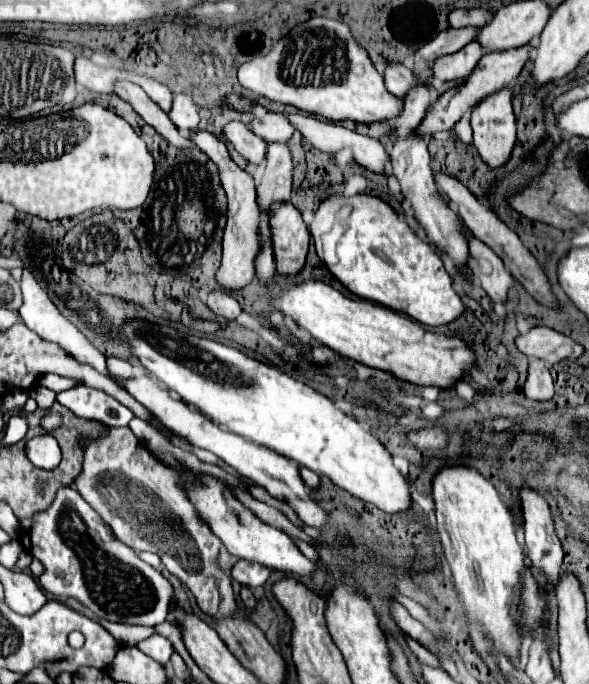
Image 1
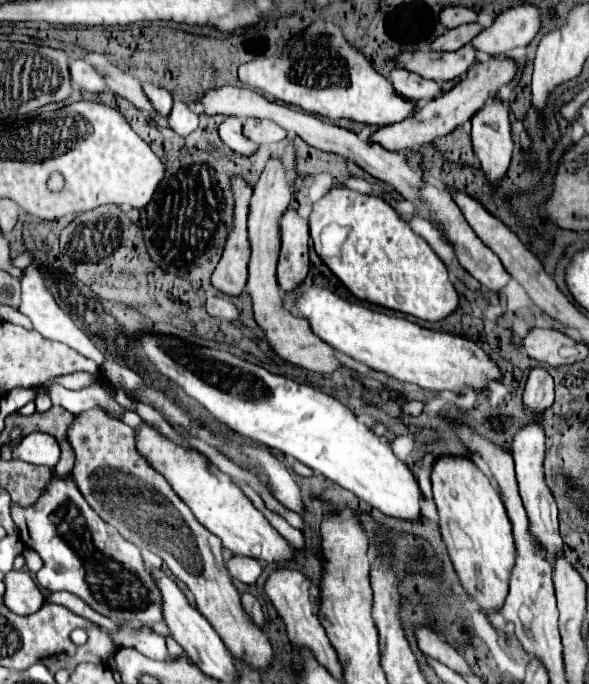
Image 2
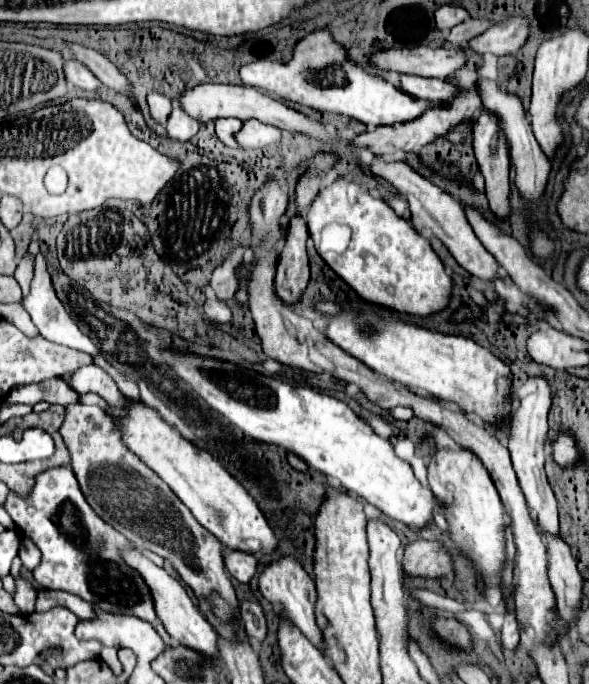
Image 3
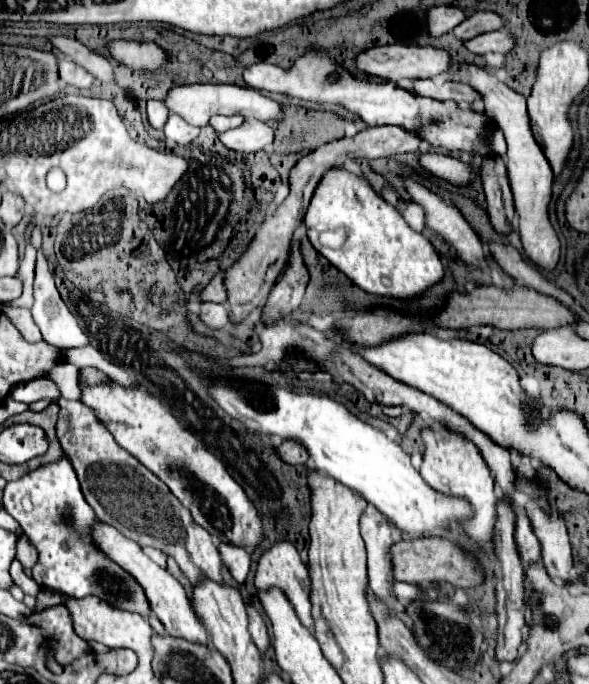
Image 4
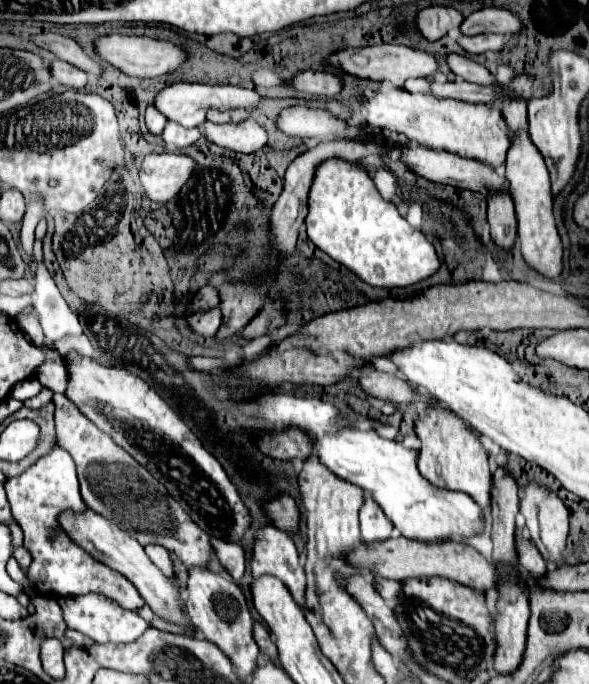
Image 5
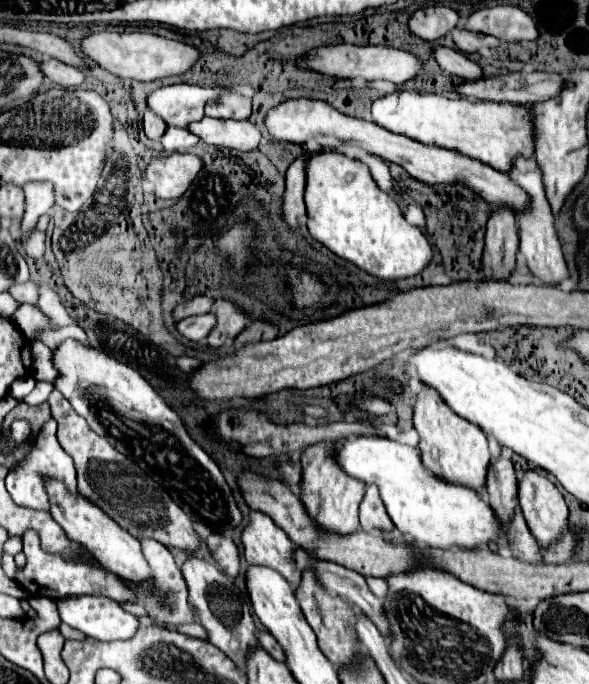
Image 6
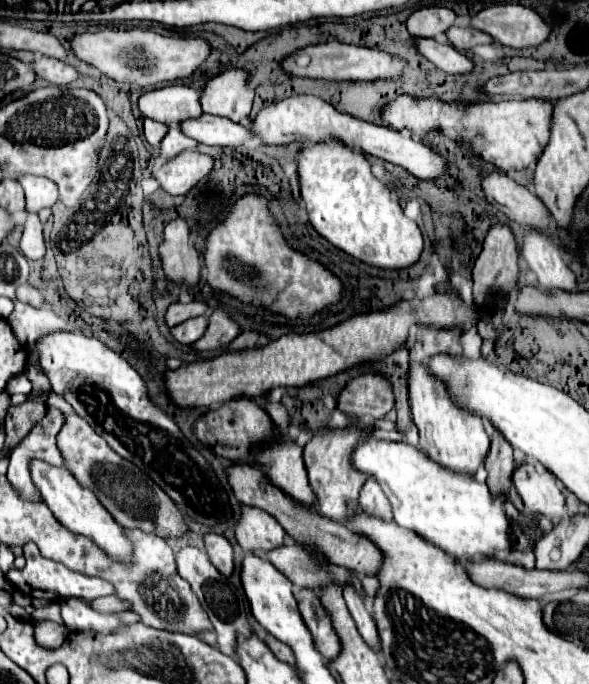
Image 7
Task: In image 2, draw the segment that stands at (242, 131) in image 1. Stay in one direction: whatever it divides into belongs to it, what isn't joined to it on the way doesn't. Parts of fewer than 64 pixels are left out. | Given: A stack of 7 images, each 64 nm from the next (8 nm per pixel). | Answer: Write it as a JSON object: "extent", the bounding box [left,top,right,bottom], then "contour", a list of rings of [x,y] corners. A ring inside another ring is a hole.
{"extent":[220,118,258,156],"contour":[[[226,118],[220,128],[220,138],[226,146],[230,146],[234,152],[242,154],[242,156],[252,156],[258,152],[258,144],[252,144],[252,140],[244,140],[244,132],[242,132],[242,120],[240,118]]]}

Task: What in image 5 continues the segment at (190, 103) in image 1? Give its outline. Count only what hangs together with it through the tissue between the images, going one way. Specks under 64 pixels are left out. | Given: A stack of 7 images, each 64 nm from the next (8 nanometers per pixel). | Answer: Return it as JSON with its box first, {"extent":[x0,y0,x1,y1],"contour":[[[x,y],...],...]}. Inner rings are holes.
{"extent":[162,122,202,148],"contour":[[[168,122],[164,132],[162,132],[162,140],[168,146],[176,146],[176,148],[186,148],[190,144],[194,144],[198,138],[202,136],[202,132],[198,128],[184,128],[182,124],[176,122]]]}

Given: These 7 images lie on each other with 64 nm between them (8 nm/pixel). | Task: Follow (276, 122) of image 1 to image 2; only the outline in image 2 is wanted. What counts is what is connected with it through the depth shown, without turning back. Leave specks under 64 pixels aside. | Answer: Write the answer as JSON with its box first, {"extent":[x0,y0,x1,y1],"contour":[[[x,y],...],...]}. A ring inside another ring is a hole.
{"extent":[244,118,288,146],"contour":[[[248,118],[244,122],[244,134],[260,146],[280,142],[288,136],[288,132],[284,132],[284,128],[278,128],[278,124],[272,124],[272,120],[260,120],[260,118]]]}

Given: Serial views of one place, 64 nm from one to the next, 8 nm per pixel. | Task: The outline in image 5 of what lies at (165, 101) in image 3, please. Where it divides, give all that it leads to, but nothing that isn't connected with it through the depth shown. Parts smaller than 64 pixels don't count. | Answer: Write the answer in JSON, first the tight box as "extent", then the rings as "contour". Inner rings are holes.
{"extent":[146,104,166,136],"contour":[[[150,104],[146,108],[146,126],[148,126],[148,130],[158,136],[158,134],[162,134],[164,124],[166,124],[166,116],[162,112],[156,112],[156,106]]]}

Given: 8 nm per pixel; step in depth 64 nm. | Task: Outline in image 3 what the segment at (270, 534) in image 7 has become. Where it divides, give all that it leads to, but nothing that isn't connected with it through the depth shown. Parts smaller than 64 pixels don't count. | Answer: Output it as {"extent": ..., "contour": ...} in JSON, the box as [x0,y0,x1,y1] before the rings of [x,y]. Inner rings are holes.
{"extent":[260,558,324,654],"contour":[[[282,558],[278,562],[272,562],[262,574],[260,574],[260,592],[262,596],[274,606],[280,608],[282,616],[290,620],[322,654],[324,654],[324,636],[316,624],[314,608],[316,608],[316,584],[314,580],[304,572],[304,568],[294,558]]]}

